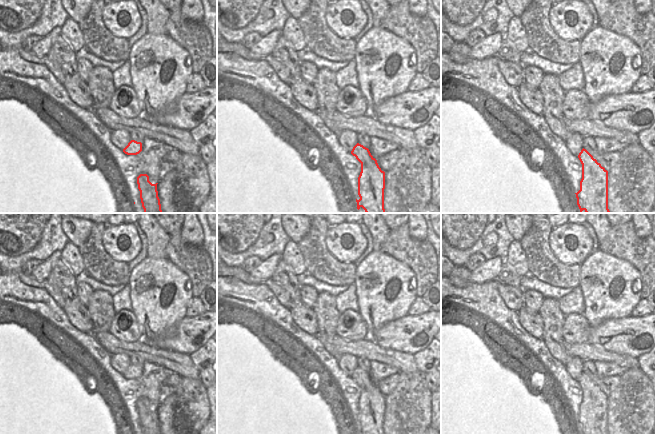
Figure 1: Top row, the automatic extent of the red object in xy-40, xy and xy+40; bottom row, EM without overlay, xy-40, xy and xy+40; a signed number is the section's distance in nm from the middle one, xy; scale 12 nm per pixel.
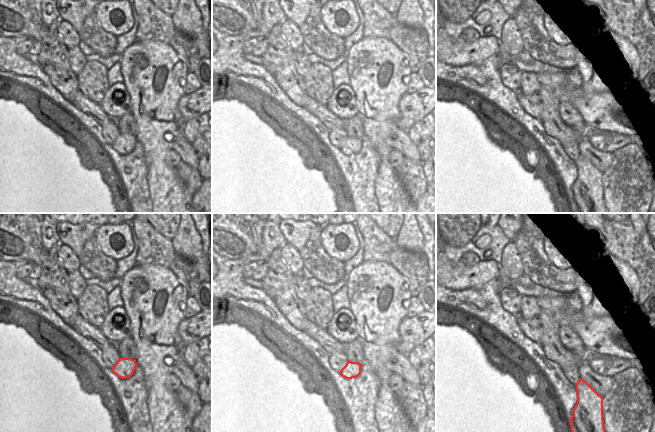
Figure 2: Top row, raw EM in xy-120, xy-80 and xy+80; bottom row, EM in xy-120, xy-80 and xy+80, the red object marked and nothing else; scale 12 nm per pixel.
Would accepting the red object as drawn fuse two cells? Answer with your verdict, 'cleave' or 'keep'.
keep

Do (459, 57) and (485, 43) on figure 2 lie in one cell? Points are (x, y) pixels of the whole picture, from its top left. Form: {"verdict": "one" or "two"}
{"verdict": "one"}

